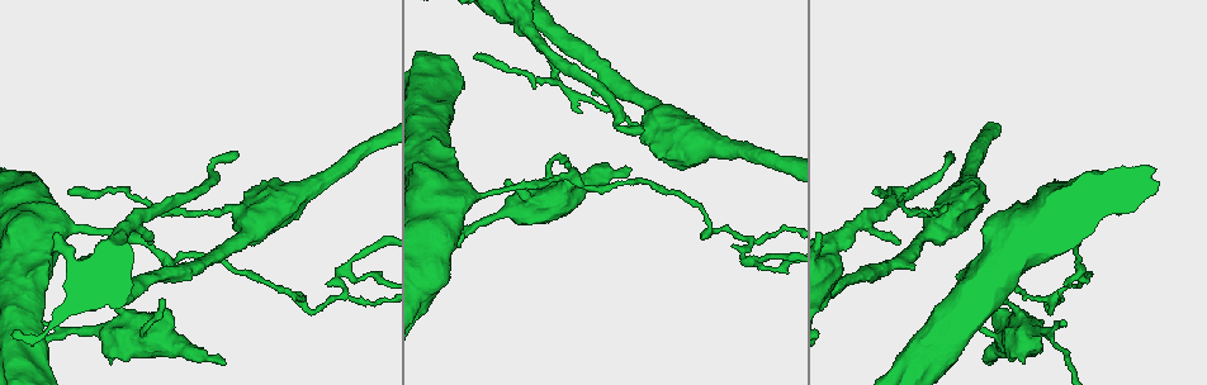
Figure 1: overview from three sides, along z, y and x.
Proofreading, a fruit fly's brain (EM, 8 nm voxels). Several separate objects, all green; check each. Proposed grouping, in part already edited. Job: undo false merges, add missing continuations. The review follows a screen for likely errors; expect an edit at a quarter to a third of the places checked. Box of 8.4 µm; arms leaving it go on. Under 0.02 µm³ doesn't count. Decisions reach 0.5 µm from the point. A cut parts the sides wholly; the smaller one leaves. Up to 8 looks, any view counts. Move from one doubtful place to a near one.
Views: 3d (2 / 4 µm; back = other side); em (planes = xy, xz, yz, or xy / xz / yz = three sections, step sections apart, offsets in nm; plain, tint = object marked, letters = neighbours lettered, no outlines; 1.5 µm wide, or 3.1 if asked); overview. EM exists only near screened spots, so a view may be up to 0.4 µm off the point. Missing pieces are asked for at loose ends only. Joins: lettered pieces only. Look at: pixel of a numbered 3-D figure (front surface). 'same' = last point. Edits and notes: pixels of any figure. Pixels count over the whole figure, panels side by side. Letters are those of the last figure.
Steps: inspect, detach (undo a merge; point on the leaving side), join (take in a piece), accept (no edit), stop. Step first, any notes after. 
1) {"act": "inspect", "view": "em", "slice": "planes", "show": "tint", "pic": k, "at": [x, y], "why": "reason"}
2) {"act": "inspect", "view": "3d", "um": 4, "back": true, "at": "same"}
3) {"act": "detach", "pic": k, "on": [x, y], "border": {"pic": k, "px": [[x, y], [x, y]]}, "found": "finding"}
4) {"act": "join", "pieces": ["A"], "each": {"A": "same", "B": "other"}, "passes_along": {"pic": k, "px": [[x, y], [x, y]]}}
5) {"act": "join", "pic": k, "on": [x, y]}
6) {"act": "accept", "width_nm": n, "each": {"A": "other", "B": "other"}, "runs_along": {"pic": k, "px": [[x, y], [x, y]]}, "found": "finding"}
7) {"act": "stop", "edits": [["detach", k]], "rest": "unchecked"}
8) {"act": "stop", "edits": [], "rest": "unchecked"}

{"act": "inspect", "view": "em", "slice": "planes", "show": "letters", "pic": 1, "at": [950, 151], "why": "an open end"}

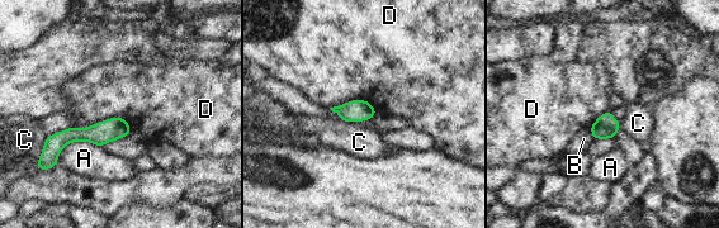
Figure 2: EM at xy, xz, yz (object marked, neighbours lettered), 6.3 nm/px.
{"act": "accept", "each": {"A": "other", "B": "other", "C": "other", "D": "other"}, "border": {"pic": 2, "px": [[71, 127], [122, 117], [132, 129]]}, "found": "none of them fits"}

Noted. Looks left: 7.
{"act": "inspect", "view": "3d", "um": 4, "pic": 1, "at": [556, 179], "why": "narrows sharply"}

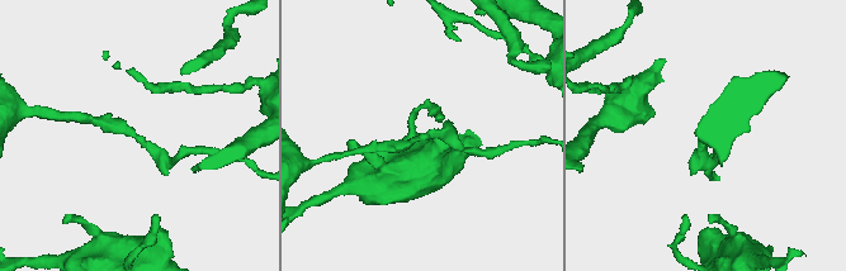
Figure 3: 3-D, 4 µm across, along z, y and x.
{"act": "inspect", "view": "em", "slice": "yz", "step": 4, "show": "tint", "pic": 3, "at": [424, 139], "why": "need the tissue"}

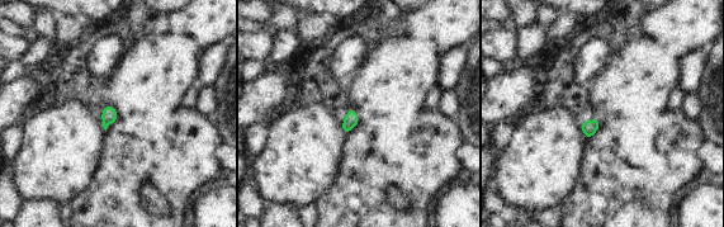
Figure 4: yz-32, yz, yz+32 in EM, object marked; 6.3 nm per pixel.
{"act": "inspect", "view": "em", "slice": "yz", "step": 4, "show": "letters", "at": "same"}

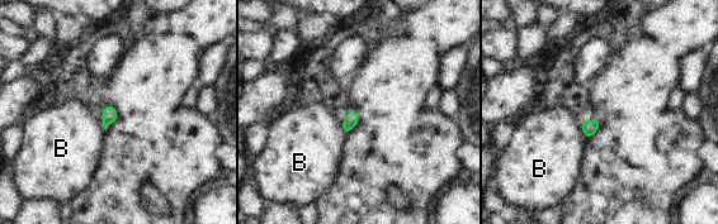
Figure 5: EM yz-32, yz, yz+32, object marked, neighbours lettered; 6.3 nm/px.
{"act": "accept", "longest_contact_nm": ["B", 140], "each": {"B": "other"}, "border": {"pic": 5, "px": [[582, 119], [581, 132], [587, 139]]}, "found": "one neuron here"}

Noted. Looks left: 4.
{"act": "inspect", "view": "3d", "um": 2, "pic": 1, "at": [308, 310], "why": "abrupt turn"}

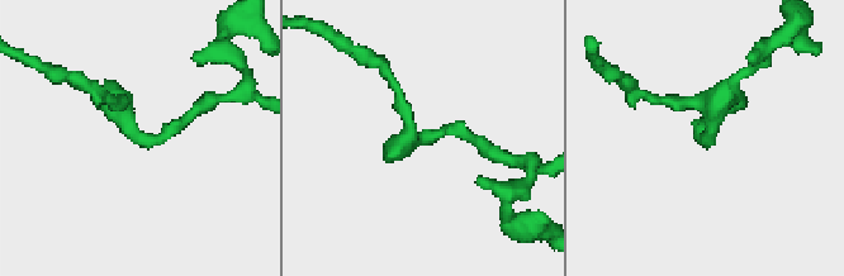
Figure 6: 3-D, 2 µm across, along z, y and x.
{"act": "inspect", "view": "em", "slice": "xz", "step": 8, "show": "letters", "pic": 6, "at": [423, 139], "why": "need the tissue"}

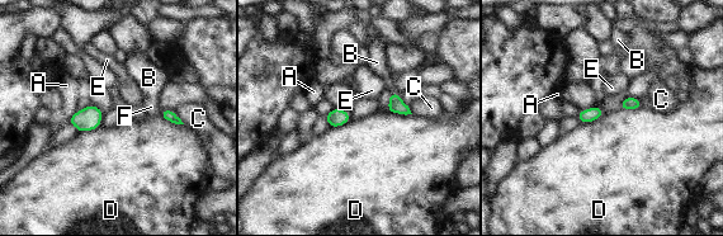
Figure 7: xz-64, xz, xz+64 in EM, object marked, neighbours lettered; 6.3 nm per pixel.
{"act": "inspect", "view": "em", "slice": "planes", "show": "letters", "at": "same", "why": "cut it another way"}

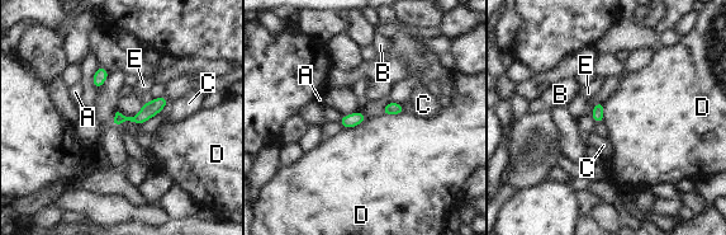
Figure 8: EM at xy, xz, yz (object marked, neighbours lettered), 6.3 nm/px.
{"act": "accept", "longest_contact_nm": ["D", 150], "each": {"A": "other", "B": "other", "C": "other", "D": "other", "E": "other"}, "found": "all the same neuron"}

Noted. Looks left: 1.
{"act": "stop", "edits": [], "rest": "unchecked"}

